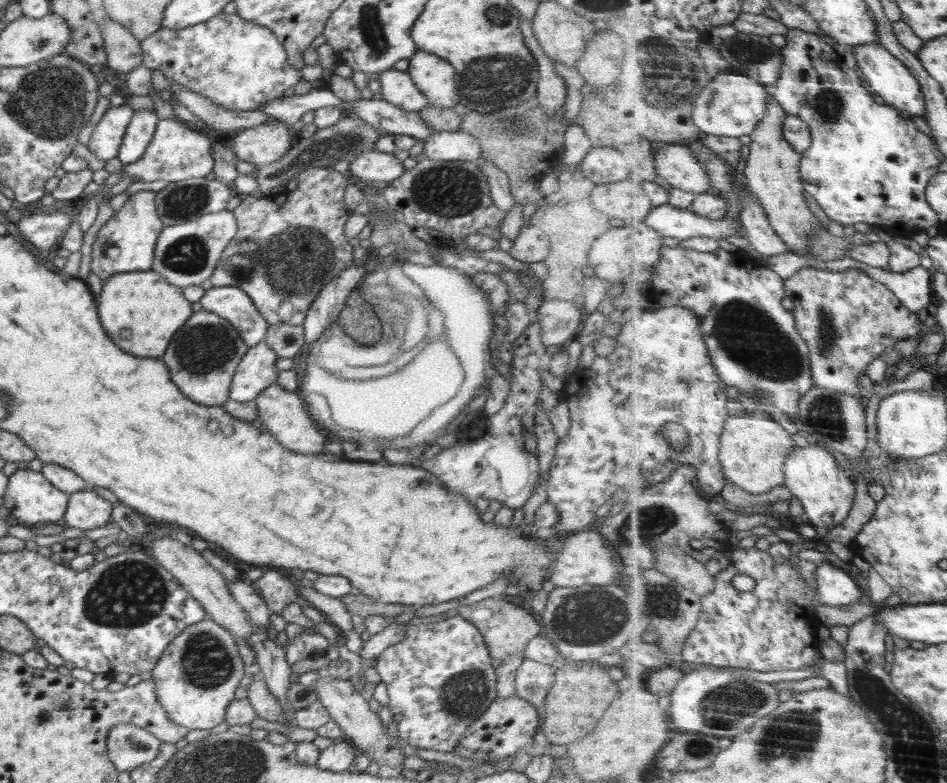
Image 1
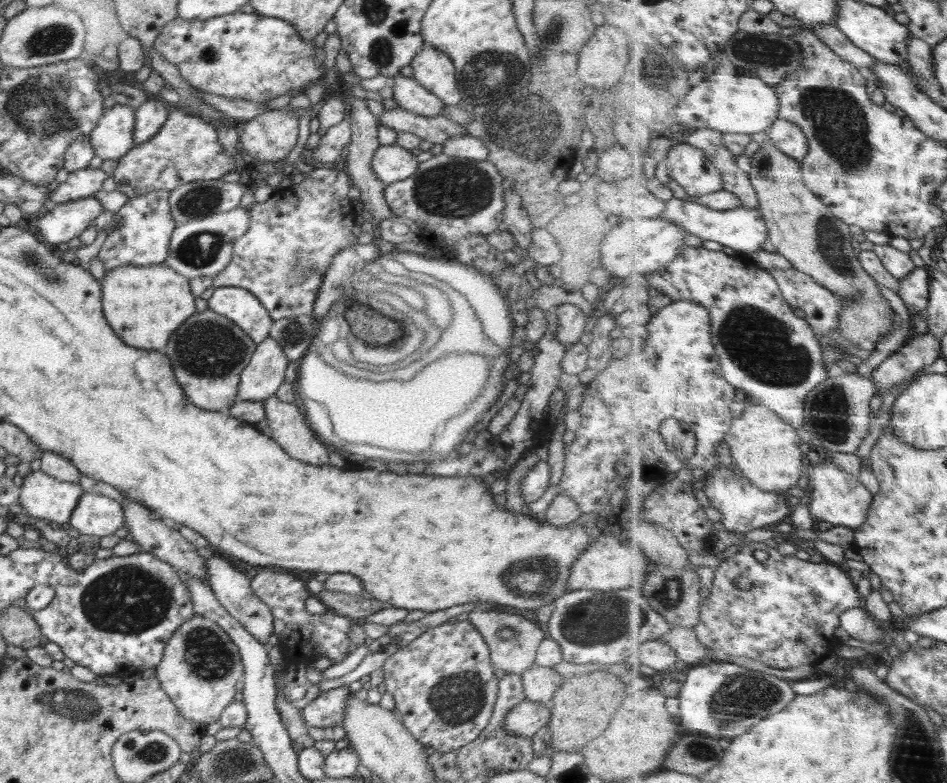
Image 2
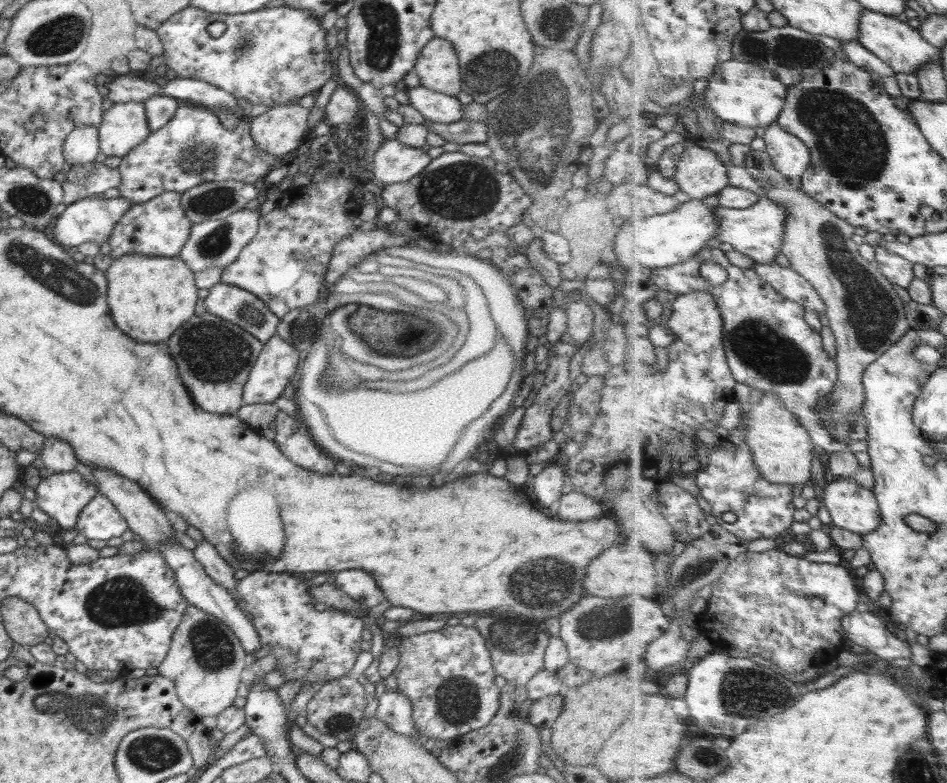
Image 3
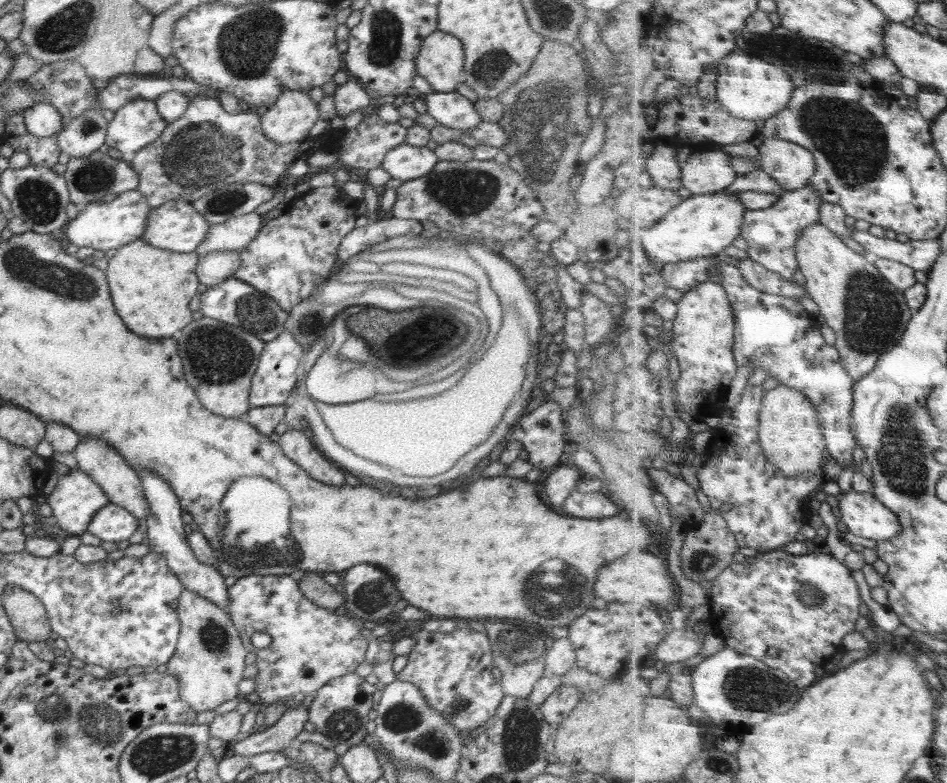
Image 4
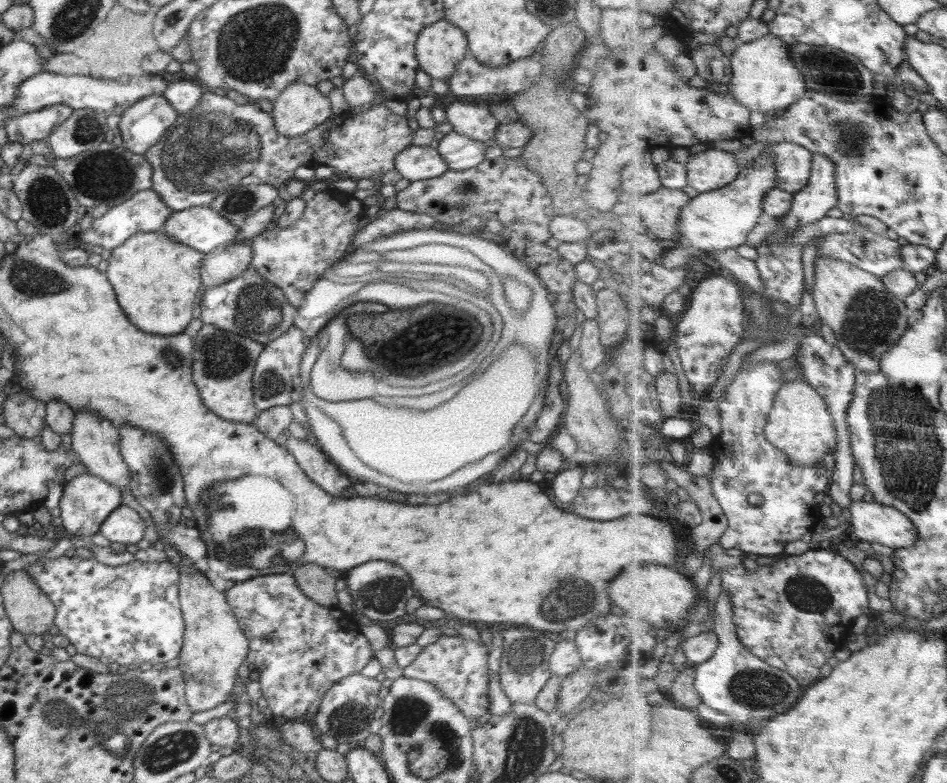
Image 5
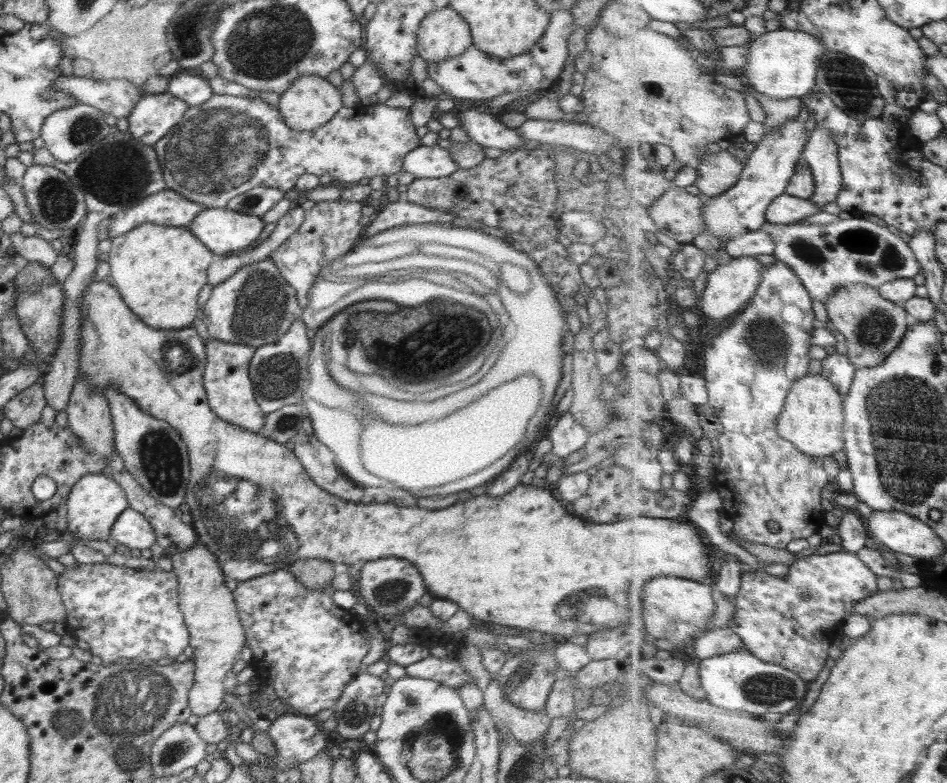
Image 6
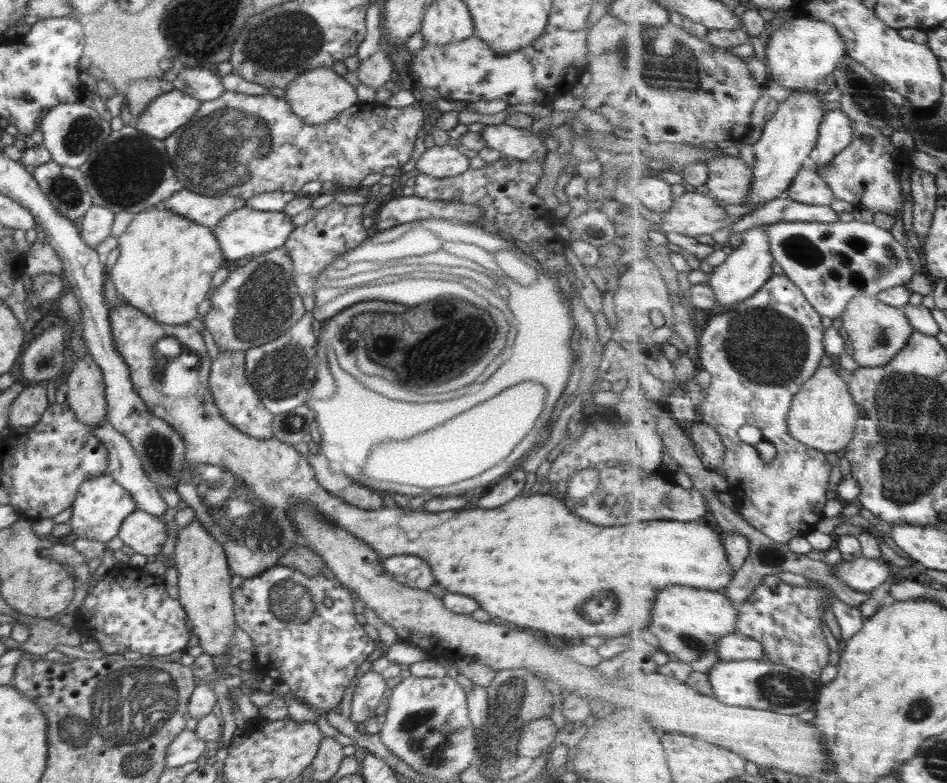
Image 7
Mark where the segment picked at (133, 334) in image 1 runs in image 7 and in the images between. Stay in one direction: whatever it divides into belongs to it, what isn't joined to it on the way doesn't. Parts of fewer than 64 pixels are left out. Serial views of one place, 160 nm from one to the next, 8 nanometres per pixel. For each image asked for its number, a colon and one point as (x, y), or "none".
2: (144, 305)
3: (149, 297)
4: (151, 288)
5: (156, 279)
6: (159, 270)
7: (166, 262)

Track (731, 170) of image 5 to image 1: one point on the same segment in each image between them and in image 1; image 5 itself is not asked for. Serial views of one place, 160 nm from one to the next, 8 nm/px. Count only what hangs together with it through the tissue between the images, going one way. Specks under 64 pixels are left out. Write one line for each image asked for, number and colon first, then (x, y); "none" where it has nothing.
1: (677, 165)
2: (693, 168)
3: (701, 172)
4: (710, 171)

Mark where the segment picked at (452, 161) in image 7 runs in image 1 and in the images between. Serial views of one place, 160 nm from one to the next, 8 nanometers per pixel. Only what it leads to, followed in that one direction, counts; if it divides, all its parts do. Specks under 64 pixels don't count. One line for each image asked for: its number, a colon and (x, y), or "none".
1: (370, 166)
2: (390, 163)
3: (393, 162)
4: (405, 162)
5: (415, 162)
6: (424, 162)

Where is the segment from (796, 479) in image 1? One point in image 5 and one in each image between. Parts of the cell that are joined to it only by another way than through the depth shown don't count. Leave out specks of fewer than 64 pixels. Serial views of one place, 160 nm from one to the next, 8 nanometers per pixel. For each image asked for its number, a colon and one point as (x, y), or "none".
2: (839, 497)
3: (853, 506)
4: (864, 514)
5: (871, 521)

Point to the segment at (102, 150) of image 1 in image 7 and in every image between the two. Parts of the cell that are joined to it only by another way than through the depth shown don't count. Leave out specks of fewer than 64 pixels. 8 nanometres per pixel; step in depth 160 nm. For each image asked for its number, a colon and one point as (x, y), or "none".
2: (112, 137)
3: (124, 125)
4: (138, 123)
5: (145, 123)
6: (153, 116)
7: (165, 114)

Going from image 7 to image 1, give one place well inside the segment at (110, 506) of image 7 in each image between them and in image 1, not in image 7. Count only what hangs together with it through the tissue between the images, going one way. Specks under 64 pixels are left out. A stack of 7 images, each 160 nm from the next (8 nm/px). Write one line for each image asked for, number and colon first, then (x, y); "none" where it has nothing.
1: (30, 497)
2: (41, 496)
3: (62, 496)
4: (76, 499)
5: (87, 501)
6: (95, 501)

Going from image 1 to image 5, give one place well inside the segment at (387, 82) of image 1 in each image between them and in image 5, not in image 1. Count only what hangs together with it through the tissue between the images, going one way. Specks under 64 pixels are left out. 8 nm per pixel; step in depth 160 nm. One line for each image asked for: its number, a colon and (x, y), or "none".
2: (410, 95)
3: (434, 106)
4: (455, 111)
5: (473, 119)

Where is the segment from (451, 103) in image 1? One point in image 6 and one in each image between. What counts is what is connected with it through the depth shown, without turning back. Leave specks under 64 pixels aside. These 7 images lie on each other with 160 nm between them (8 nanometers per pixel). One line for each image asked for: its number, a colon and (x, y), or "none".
2: (433, 69)
3: (437, 67)
4: (441, 56)
5: (441, 46)
6: (443, 34)

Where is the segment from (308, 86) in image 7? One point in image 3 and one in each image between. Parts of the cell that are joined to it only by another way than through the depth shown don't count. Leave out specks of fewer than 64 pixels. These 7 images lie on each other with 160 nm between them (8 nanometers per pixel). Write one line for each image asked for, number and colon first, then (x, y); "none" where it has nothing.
3: (280, 130)
4: (290, 118)
5: (300, 107)
6: (310, 102)

